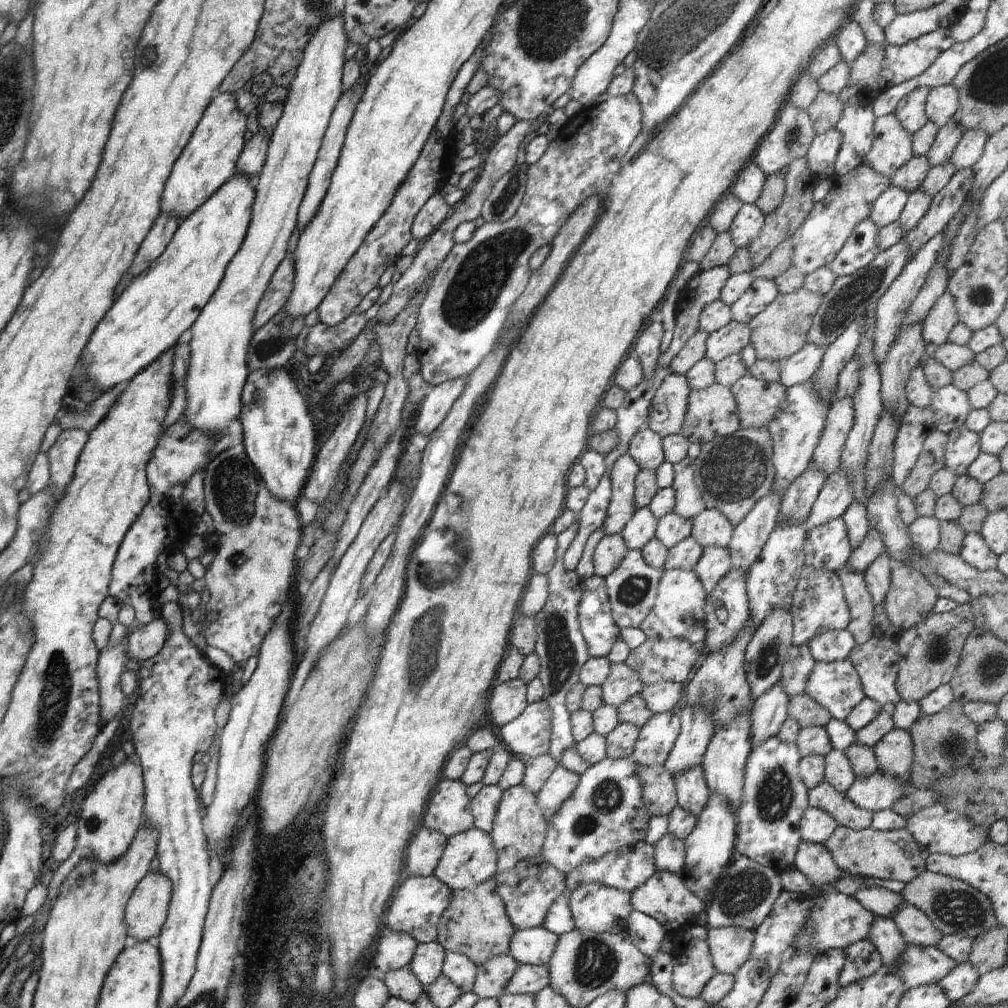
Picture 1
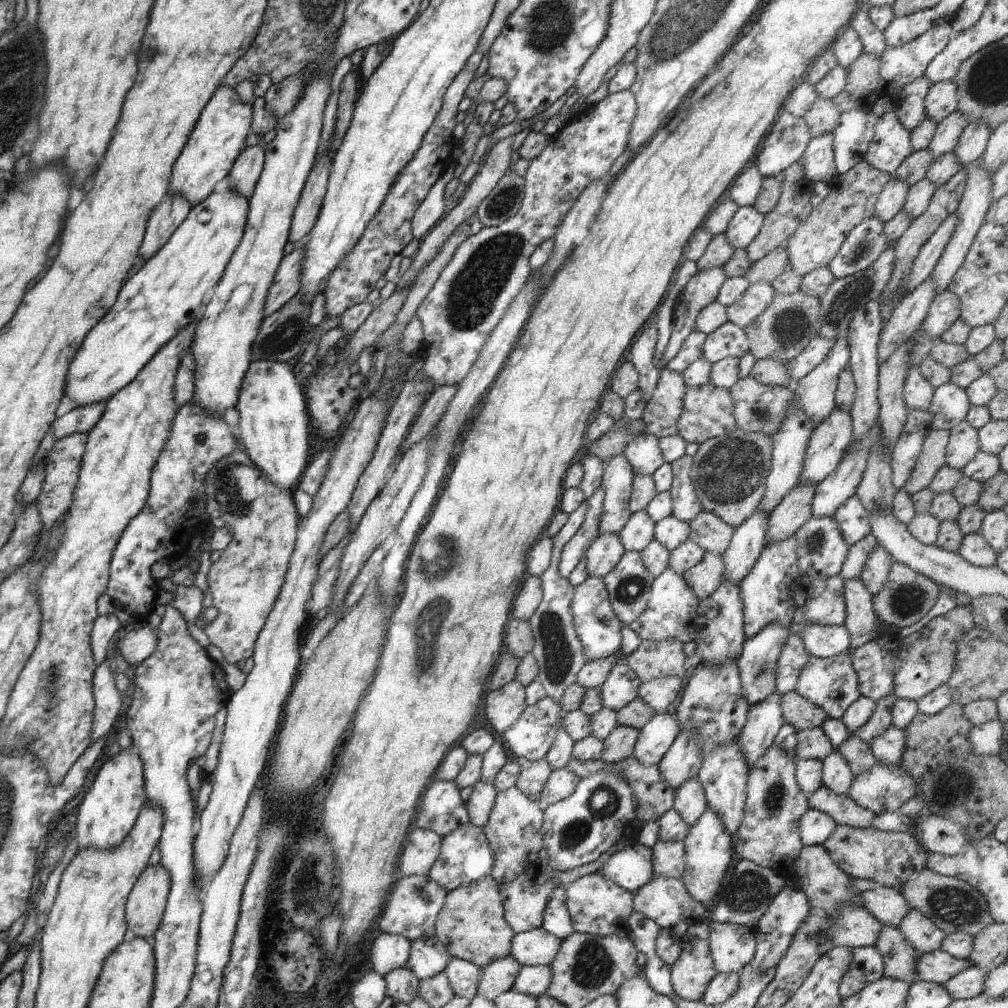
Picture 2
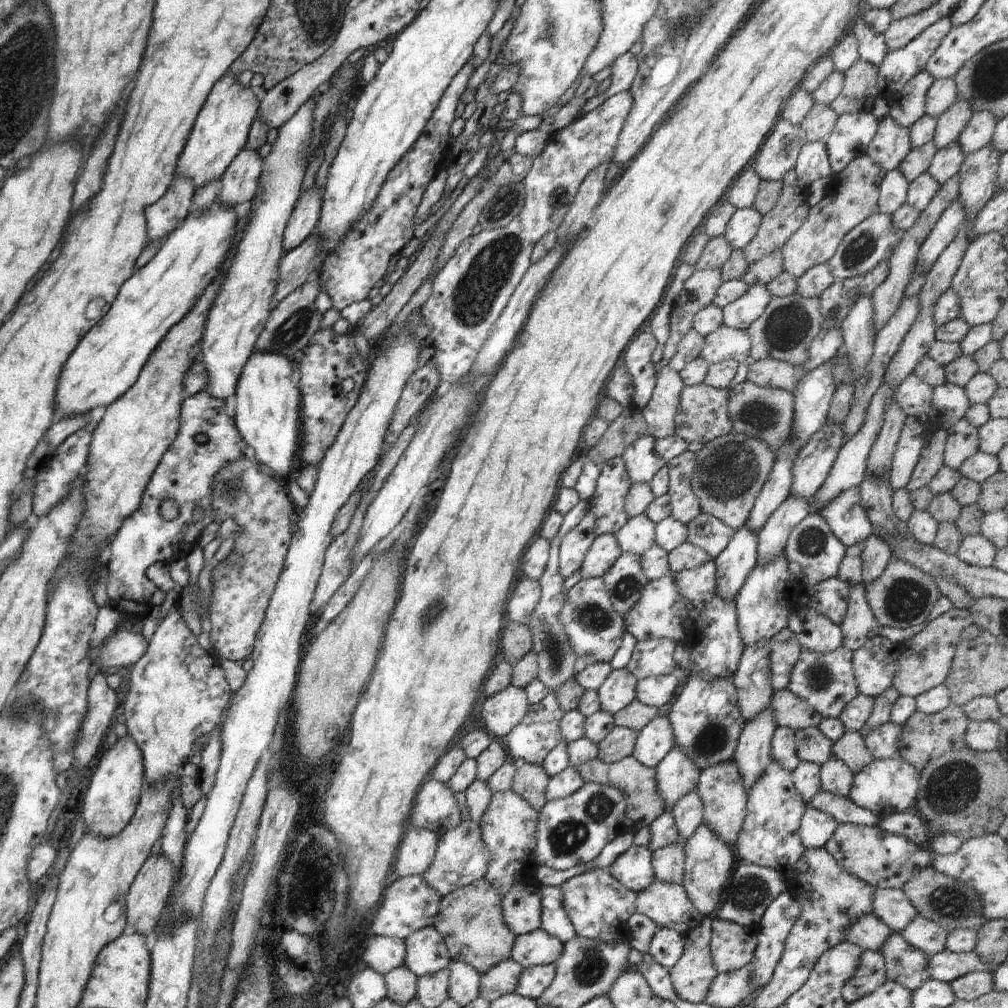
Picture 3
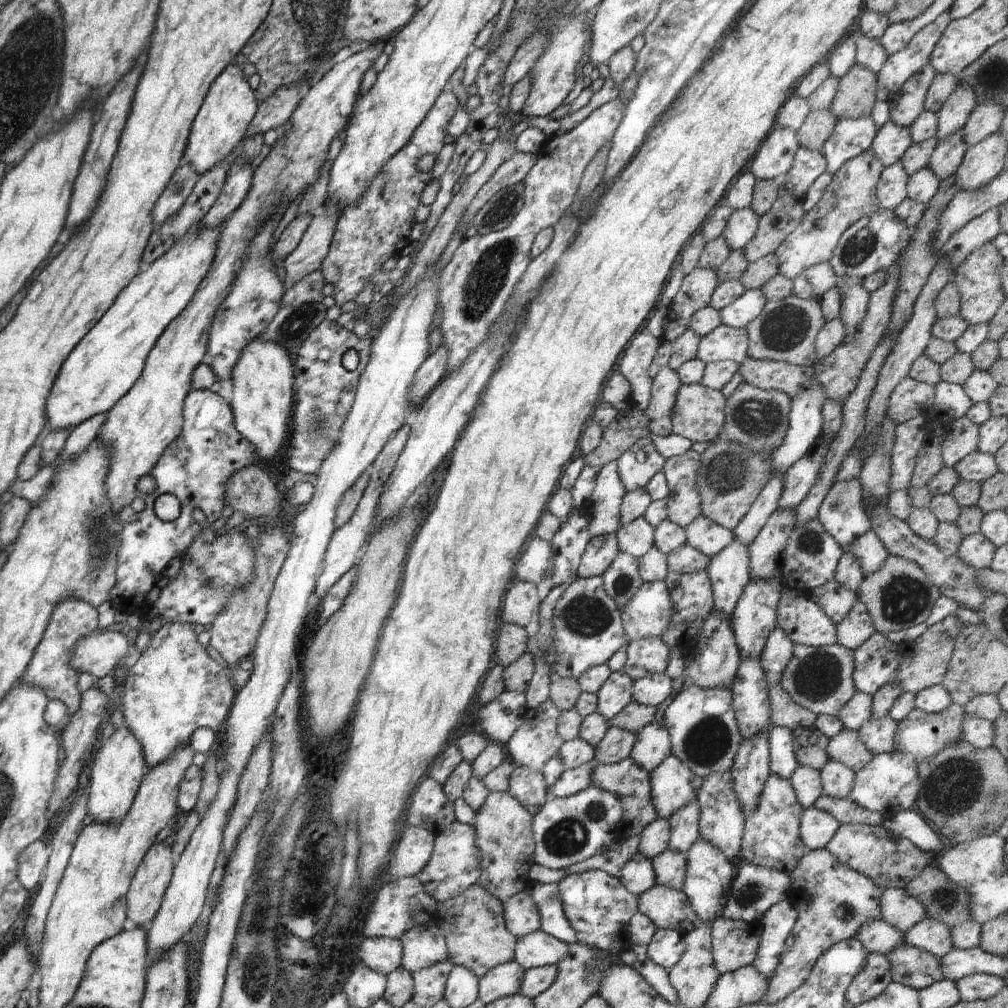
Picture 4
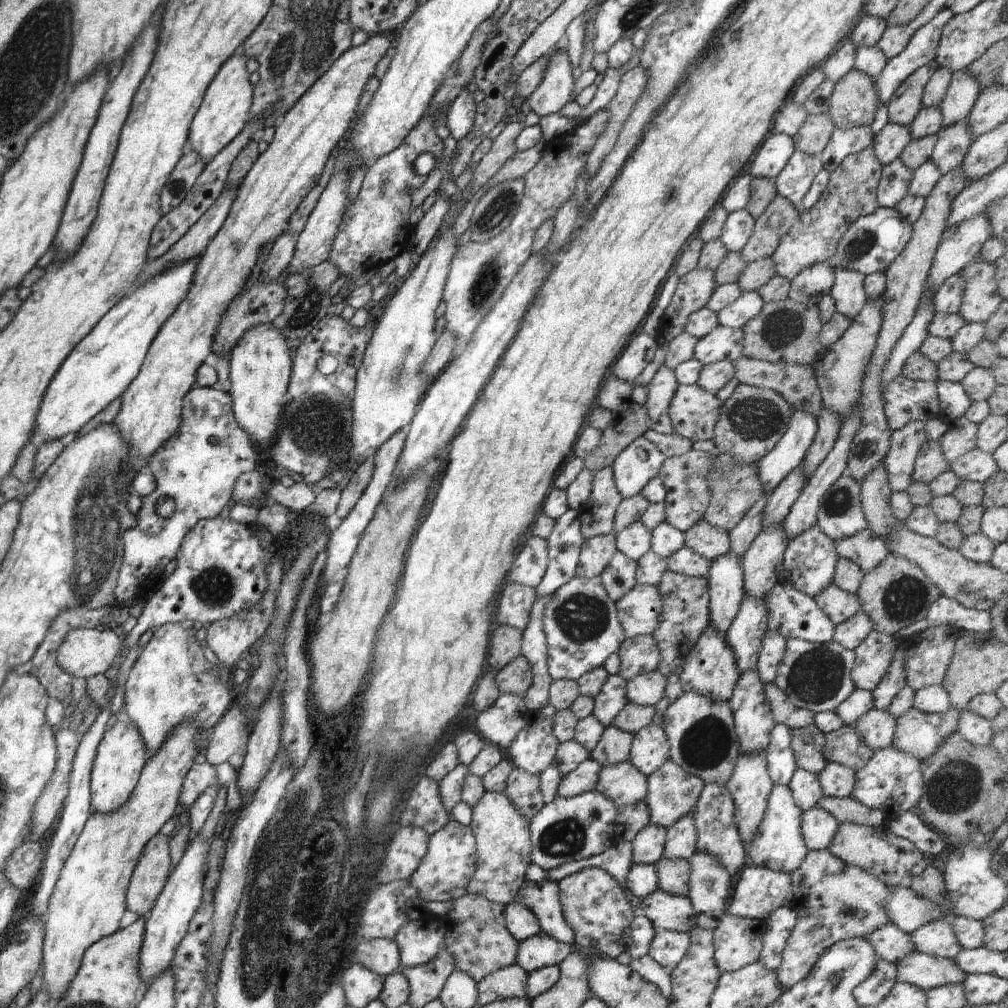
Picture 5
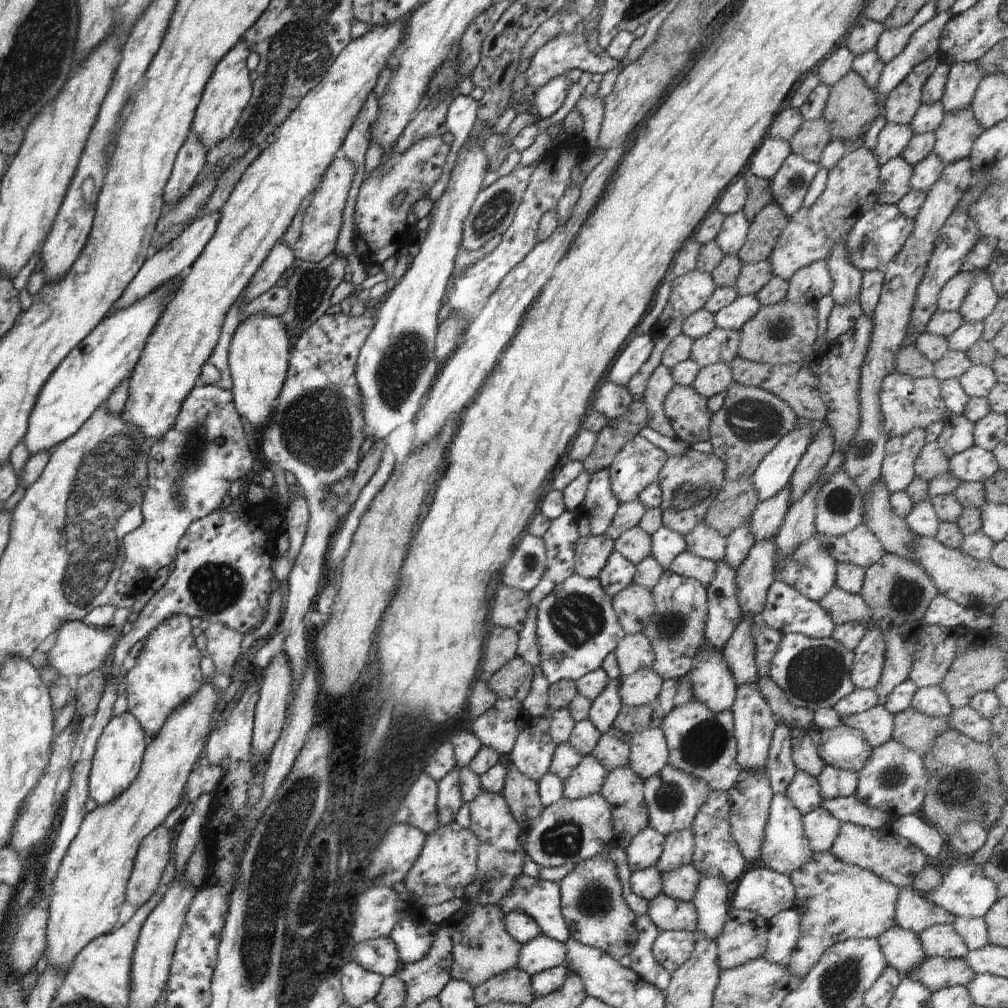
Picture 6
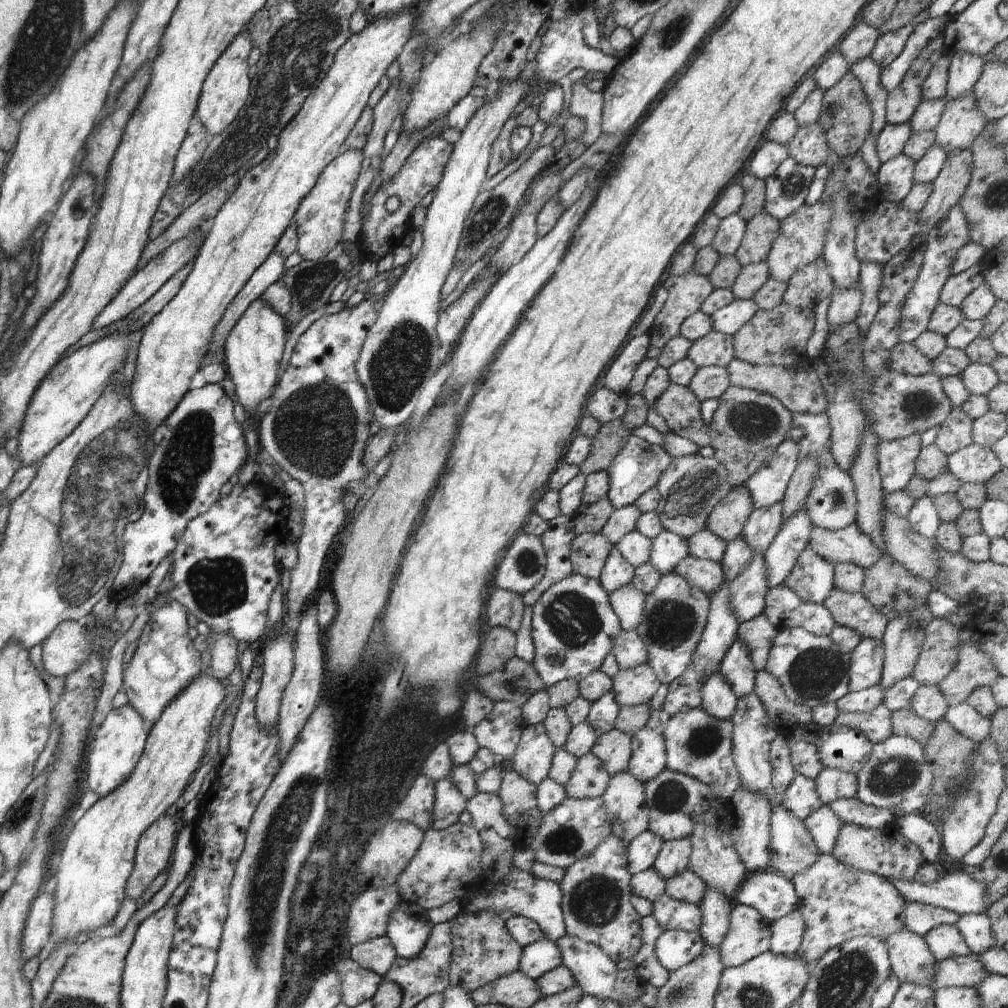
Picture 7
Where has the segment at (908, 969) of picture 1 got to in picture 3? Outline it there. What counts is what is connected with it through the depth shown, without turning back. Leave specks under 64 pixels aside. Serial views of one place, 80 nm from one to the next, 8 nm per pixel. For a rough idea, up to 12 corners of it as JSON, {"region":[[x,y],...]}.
{"region":[[974,951],[929,956],[931,979],[950,983],[974,970],[992,972]]}

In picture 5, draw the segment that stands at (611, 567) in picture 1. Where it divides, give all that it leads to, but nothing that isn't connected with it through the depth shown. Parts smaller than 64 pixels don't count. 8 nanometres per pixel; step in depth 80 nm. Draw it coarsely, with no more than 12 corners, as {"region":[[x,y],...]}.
{"region":[[613,533],[586,539],[577,577],[600,577],[616,552]]}

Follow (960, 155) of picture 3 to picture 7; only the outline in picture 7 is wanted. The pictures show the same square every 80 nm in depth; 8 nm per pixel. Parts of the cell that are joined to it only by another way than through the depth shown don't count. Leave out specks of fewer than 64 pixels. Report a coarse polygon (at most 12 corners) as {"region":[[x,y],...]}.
{"region":[[973,92],[946,101],[935,144],[971,150],[987,122]]}

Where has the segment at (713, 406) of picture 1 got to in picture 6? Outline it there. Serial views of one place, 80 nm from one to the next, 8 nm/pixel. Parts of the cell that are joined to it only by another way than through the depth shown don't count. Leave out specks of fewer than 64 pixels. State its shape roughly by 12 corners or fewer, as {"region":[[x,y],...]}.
{"region":[[674,385],[663,402],[675,437],[710,440],[712,413],[693,386]]}

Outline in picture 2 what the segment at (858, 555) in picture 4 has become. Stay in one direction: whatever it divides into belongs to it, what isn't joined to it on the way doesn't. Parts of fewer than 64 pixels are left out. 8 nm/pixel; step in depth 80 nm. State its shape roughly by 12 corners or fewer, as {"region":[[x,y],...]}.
{"region":[[878,545],[860,577],[870,595],[884,588],[892,556]]}

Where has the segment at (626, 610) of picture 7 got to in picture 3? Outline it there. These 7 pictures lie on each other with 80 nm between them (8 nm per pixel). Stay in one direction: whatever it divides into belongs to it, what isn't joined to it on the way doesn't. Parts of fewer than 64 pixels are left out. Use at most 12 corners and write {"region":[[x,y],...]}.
{"region":[[668,570],[623,617],[638,641],[685,640],[689,603]]}

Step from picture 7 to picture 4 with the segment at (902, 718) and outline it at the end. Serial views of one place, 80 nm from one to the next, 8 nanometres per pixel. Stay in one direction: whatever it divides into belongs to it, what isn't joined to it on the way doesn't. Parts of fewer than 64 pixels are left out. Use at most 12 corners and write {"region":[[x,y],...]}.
{"region":[[963,708],[914,709],[898,723],[895,751],[919,765],[962,739]]}

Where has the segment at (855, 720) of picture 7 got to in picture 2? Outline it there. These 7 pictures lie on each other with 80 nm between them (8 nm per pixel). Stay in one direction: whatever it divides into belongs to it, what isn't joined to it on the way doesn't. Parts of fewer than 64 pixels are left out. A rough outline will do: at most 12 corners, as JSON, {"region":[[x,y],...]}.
{"region":[[892,725],[869,748],[884,766],[901,766],[906,732]]}

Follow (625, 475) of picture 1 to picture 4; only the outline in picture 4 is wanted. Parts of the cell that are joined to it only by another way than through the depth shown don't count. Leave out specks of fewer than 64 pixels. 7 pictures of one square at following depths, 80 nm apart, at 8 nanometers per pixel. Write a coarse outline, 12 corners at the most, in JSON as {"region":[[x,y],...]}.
{"region":[[616,461],[599,470],[582,513],[590,536],[616,533],[626,494]]}

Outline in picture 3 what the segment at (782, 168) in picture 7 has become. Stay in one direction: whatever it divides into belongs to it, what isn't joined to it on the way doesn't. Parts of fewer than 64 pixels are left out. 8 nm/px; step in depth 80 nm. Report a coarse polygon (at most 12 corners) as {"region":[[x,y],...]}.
{"region":[[824,141],[802,146],[793,172],[800,187],[832,176]]}

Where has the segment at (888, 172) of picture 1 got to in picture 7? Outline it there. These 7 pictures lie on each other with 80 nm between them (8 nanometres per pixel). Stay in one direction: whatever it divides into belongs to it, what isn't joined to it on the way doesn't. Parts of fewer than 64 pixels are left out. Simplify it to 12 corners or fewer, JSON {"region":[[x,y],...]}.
{"region":[[887,123],[878,134],[881,163],[903,155],[909,123]]}

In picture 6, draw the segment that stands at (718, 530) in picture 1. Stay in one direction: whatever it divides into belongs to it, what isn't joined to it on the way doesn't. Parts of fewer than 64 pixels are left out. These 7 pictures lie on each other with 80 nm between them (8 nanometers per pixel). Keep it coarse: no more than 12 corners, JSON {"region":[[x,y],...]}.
{"region":[[700,521],[686,536],[686,551],[717,563],[727,538]]}

